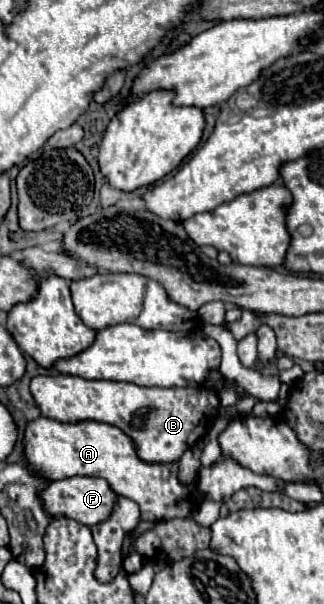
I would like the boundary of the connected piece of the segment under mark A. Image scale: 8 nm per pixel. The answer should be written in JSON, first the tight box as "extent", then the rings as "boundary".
{"extent":[25,418,203,522],"boundary":[[[39,418],[29,422],[27,432],[25,432],[25,456],[27,462],[33,470],[41,472],[47,478],[63,480],[63,478],[73,478],[73,476],[97,476],[105,478],[111,488],[129,498],[135,500],[141,508],[141,518],[147,522],[159,522],[159,520],[169,520],[169,518],[187,518],[193,516],[197,506],[201,504],[203,496],[201,490],[197,490],[197,482],[181,482],[179,480],[179,462],[143,462],[137,456],[137,446],[133,438],[129,438],[121,428],[111,426],[111,424],[99,424],[99,422],[79,422],[79,424],[61,424],[51,418]]]}

